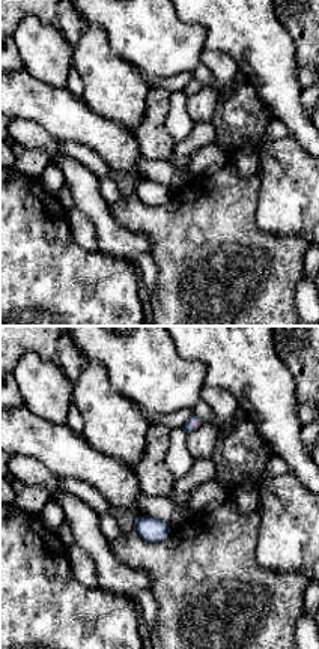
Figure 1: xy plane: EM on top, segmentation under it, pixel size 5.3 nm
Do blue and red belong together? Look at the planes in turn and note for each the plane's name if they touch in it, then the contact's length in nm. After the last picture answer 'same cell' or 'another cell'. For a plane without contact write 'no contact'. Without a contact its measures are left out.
contact in xy; length 40 nm

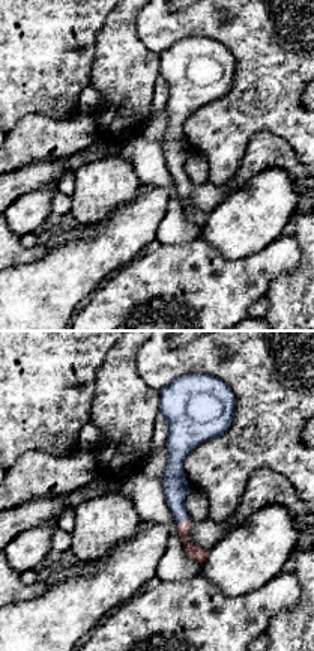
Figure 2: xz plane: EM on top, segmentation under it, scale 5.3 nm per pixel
contact in xz; length 80 nm

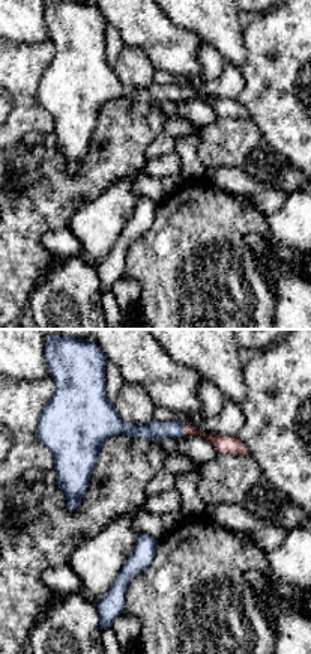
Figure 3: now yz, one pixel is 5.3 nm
contact in yz; length 60 nm

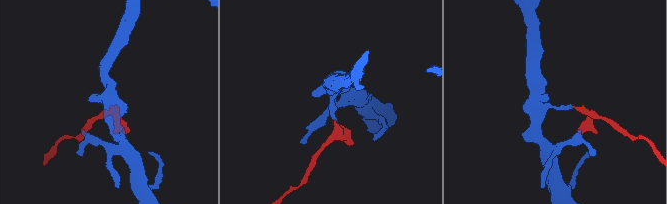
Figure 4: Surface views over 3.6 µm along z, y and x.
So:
same cell

